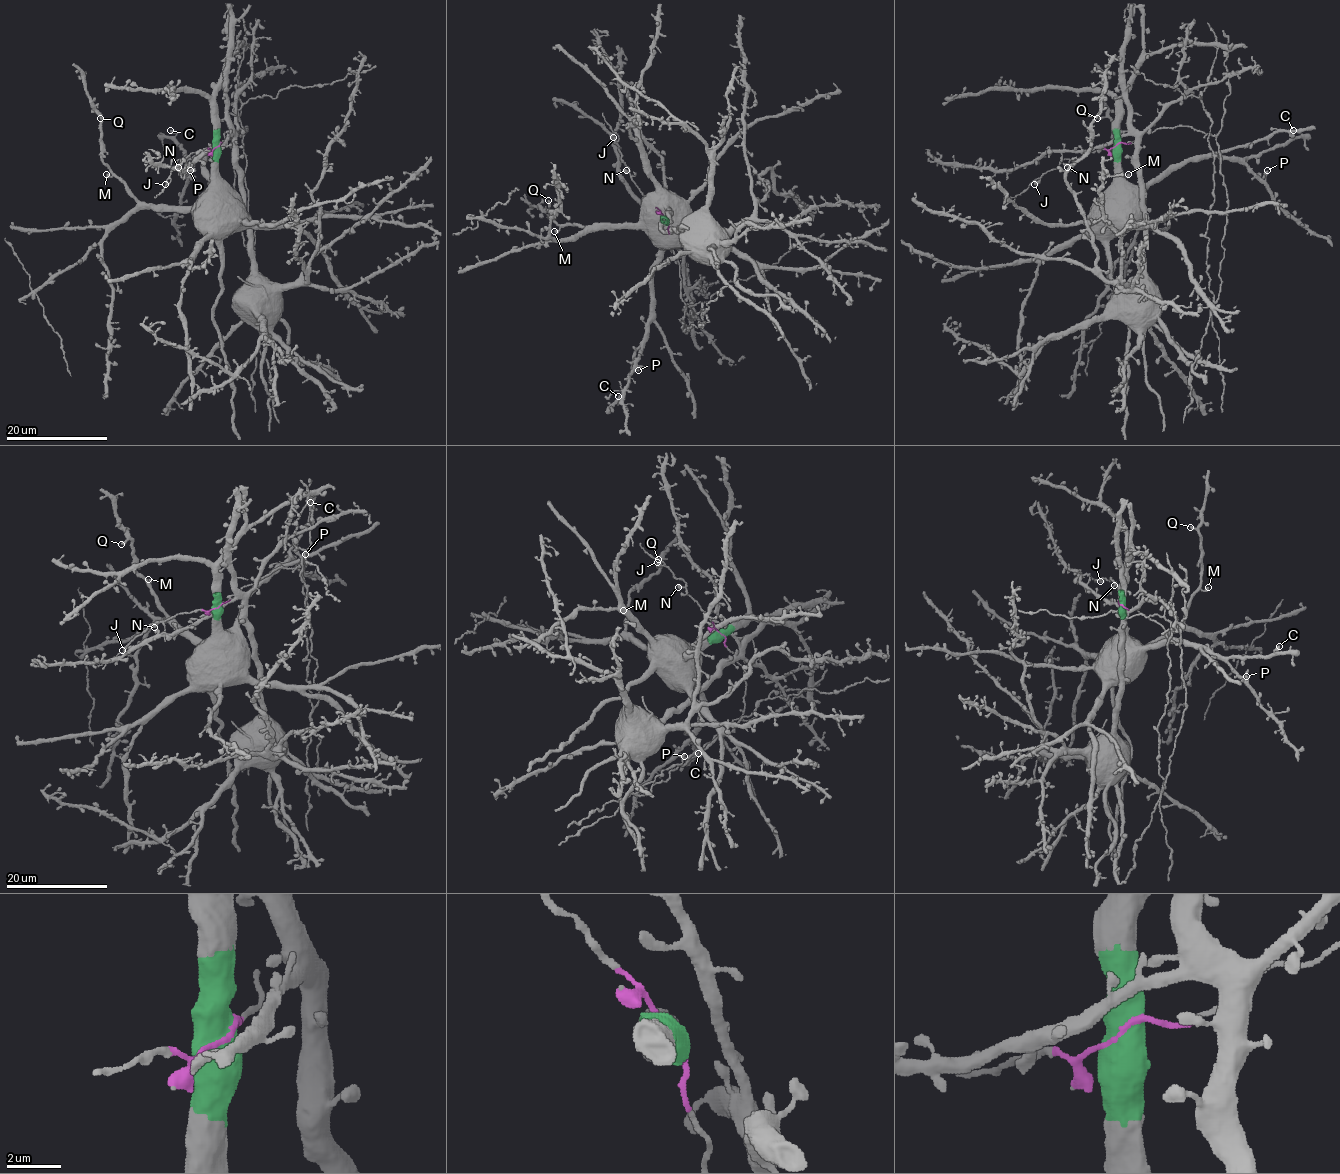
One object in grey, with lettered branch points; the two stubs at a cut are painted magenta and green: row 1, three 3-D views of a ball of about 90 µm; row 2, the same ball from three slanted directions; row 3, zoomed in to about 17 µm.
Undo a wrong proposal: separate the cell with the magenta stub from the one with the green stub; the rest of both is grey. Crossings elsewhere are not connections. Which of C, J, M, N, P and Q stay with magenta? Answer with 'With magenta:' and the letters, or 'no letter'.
With magenta: J, N

